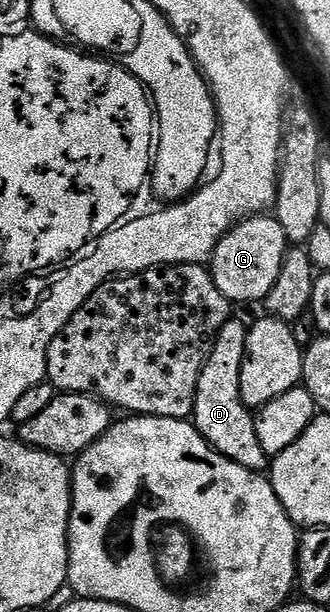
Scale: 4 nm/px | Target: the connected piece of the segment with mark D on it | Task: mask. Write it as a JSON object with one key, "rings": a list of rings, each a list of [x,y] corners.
{"rings":[[[232,317],[222,327],[218,342],[207,357],[198,382],[192,422],[194,428],[206,438],[207,443],[221,455],[228,457],[228,461],[236,461],[236,465],[244,465],[244,469],[262,473],[269,468],[272,459],[260,446],[260,437],[256,437],[254,415],[251,408],[246,407],[240,395],[247,330],[247,324],[242,324],[238,317]]]}

